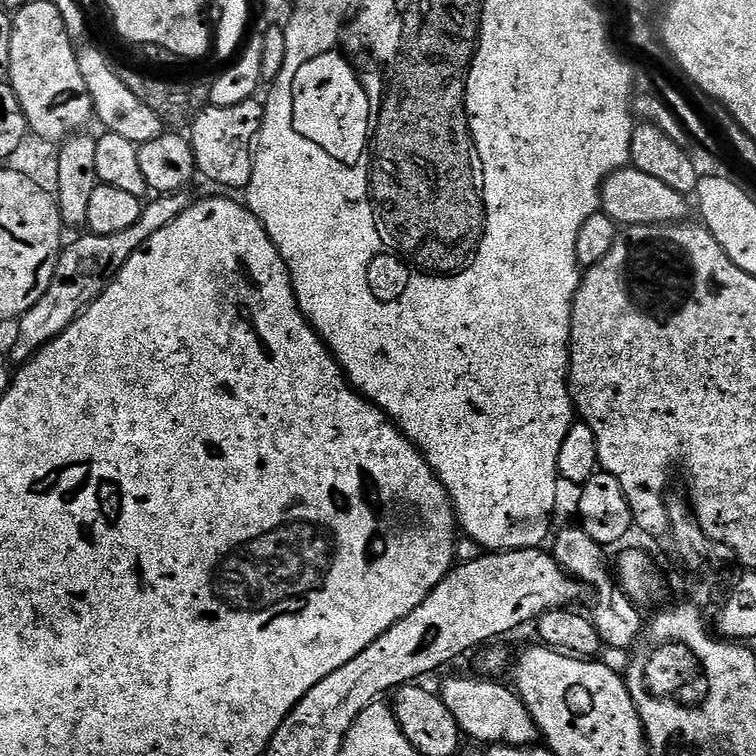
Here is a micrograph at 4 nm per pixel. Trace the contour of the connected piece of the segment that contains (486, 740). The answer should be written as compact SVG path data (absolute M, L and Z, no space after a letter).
M448 676L438 688L440 701L454 714L461 733L483 746L509 744L515 748L531 748L541 739L538 726L526 710L526 702L511 687L499 684L499 679L480 676Z

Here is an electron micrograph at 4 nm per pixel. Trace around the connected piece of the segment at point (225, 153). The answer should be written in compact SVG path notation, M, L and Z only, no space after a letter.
M253 98L238 106L211 106L199 112L190 125L190 143L196 159L196 171L220 188L247 189L252 171L256 169L254 149L264 124L264 104Z

